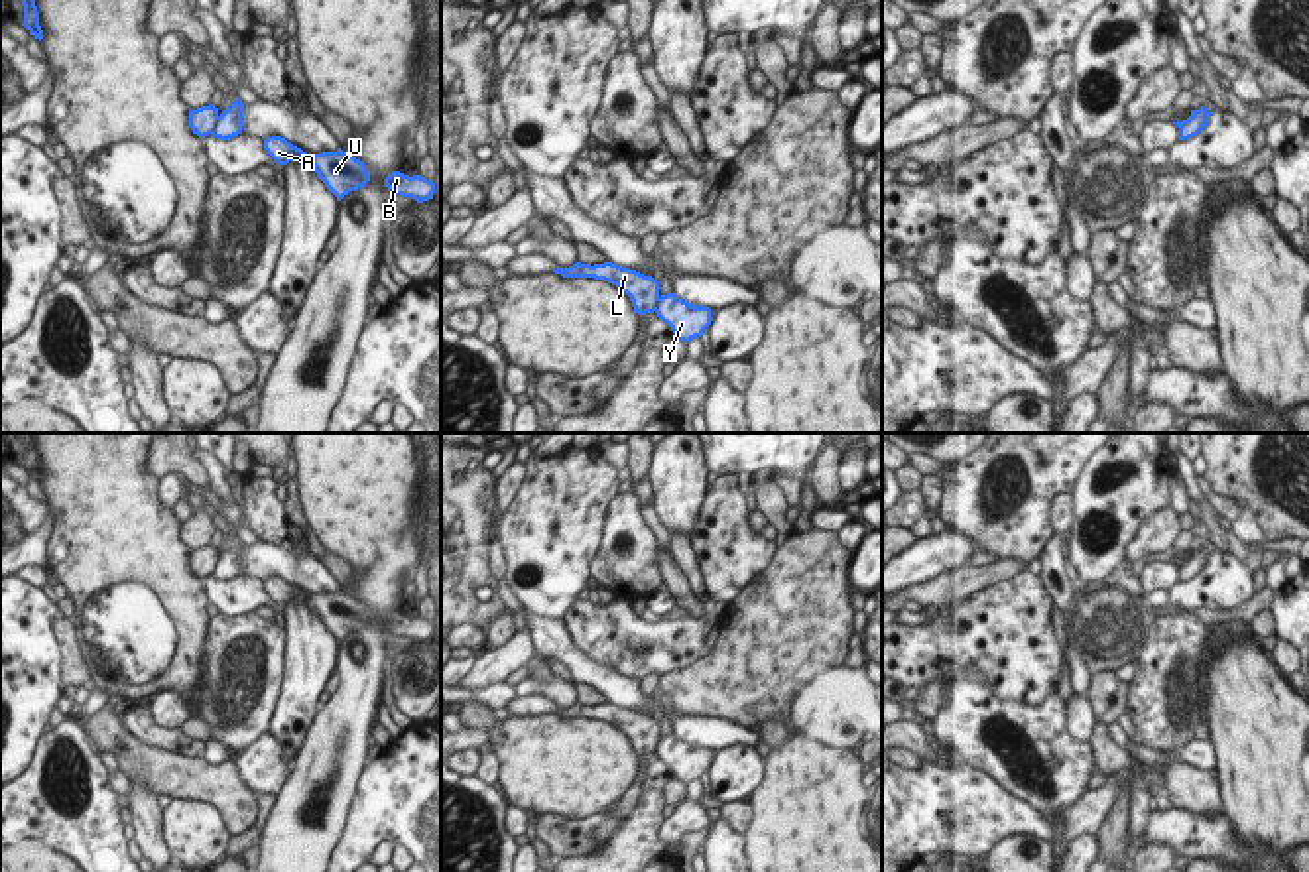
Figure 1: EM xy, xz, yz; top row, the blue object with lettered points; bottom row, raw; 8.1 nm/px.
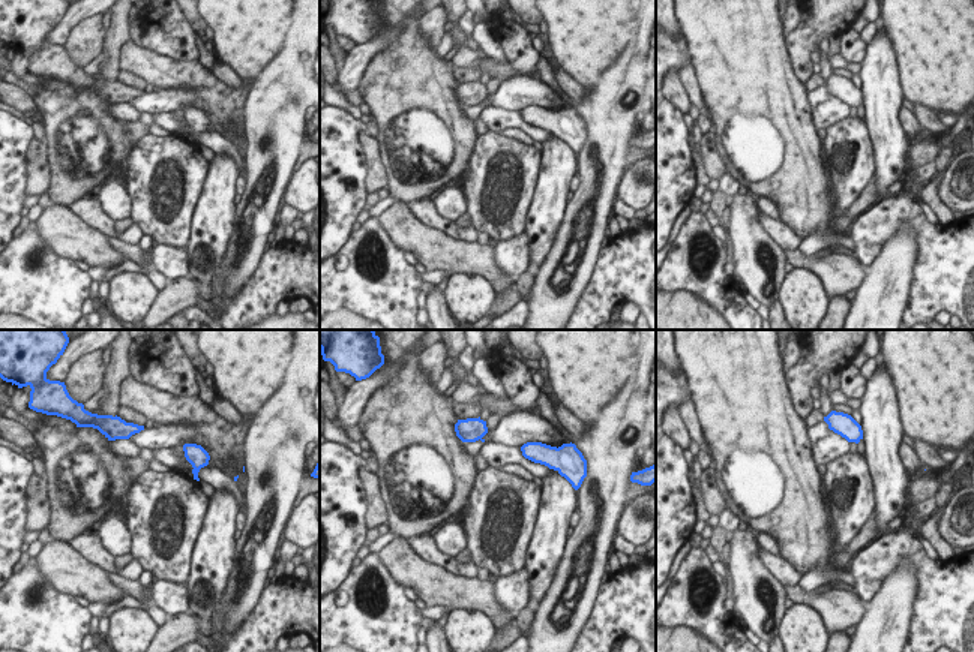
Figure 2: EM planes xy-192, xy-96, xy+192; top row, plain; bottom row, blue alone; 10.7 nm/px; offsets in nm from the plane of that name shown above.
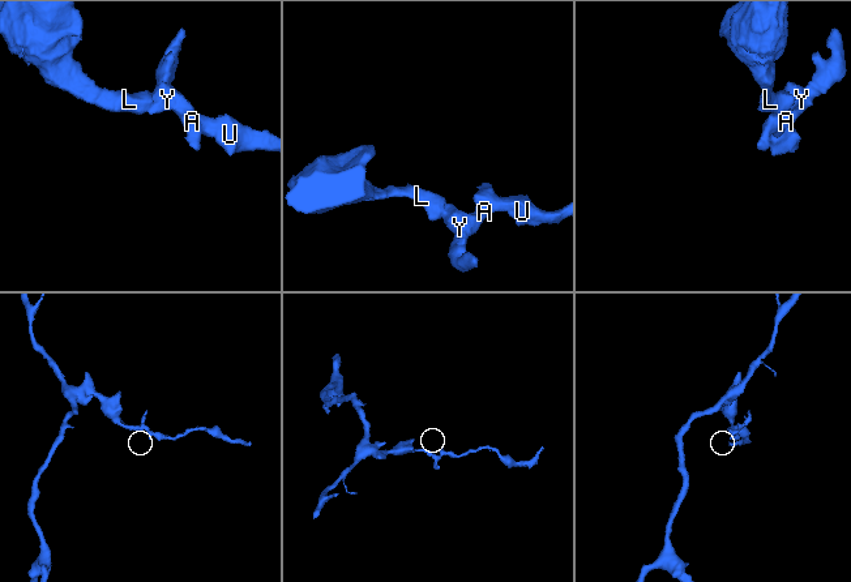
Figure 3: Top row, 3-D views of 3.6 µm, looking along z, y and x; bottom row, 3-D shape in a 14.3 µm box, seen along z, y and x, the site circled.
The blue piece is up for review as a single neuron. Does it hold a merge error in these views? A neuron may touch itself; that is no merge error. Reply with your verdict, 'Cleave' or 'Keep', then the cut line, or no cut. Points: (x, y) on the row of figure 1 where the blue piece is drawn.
Cleave. Split along xy (219, 117), (209, 132).

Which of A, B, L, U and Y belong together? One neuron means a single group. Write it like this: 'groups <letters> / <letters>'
groups A B U Y / L

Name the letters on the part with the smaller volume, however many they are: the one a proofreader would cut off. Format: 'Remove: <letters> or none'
Remove: A, B, U, Y.

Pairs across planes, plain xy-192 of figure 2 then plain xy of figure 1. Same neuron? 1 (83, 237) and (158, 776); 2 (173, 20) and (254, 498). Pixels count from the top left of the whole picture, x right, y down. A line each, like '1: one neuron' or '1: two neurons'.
1: one neuron
2: one neuron

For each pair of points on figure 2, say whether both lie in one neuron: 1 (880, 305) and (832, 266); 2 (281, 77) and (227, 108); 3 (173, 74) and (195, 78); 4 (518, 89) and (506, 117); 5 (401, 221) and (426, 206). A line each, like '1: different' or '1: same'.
1: different
2: different
3: same
4: different
5: different

